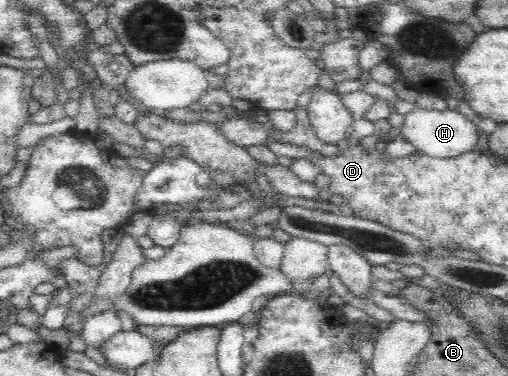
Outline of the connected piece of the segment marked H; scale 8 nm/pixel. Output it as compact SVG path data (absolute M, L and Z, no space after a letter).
M416 108L405 115L405 124L401 133L418 153L425 153L433 158L450 159L460 154L475 151L480 130L464 114L457 109L427 110Z

